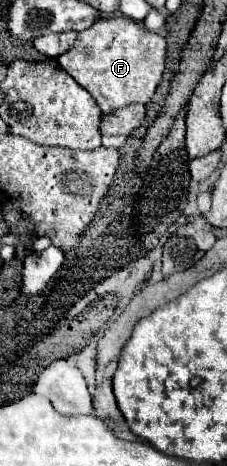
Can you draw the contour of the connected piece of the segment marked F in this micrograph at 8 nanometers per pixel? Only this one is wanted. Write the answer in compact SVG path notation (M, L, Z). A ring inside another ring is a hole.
M101 17L91 27L79 31L73 47L57 61L95 97L105 115L117 107L125 107L127 103L149 103L165 69L165 51L165 37L143 29L143 25L133 19Z

